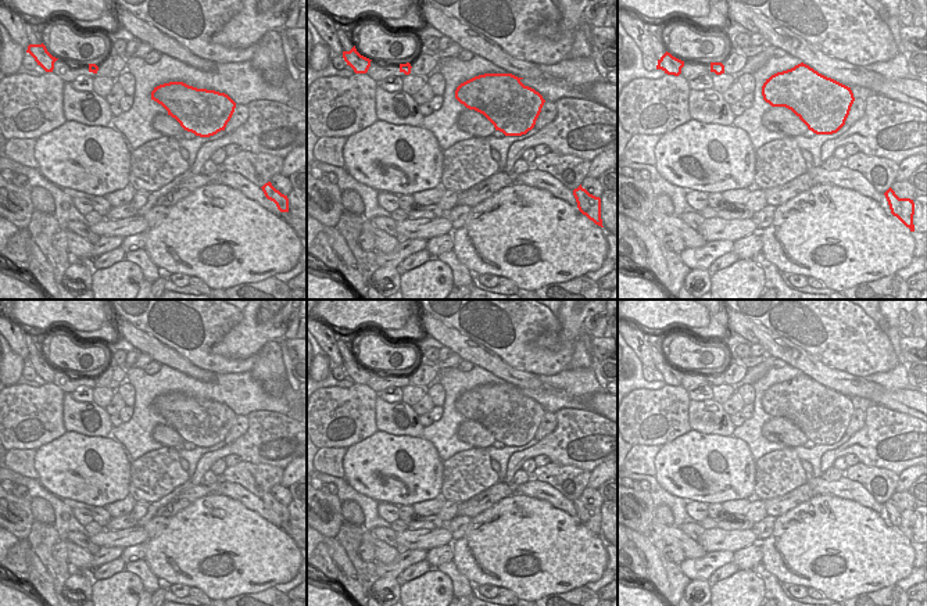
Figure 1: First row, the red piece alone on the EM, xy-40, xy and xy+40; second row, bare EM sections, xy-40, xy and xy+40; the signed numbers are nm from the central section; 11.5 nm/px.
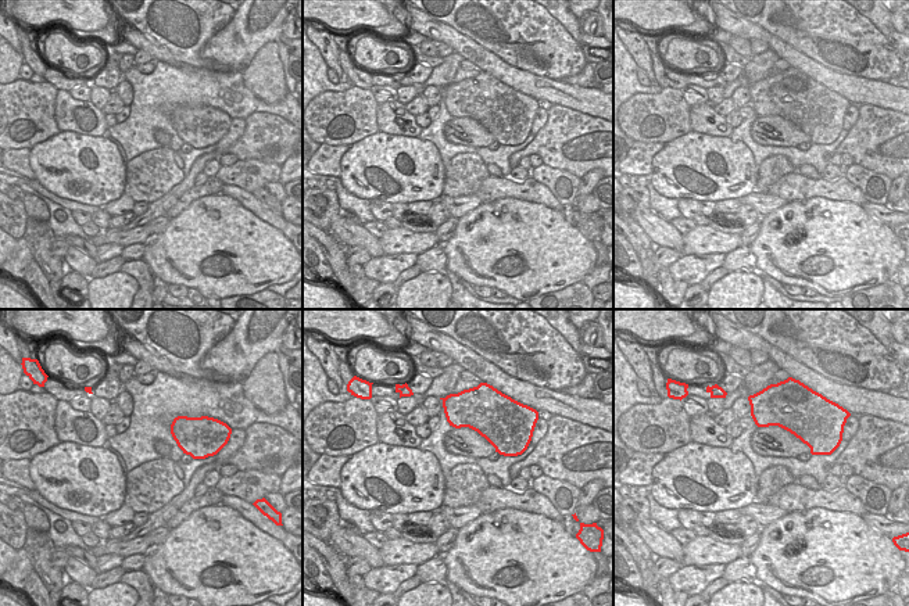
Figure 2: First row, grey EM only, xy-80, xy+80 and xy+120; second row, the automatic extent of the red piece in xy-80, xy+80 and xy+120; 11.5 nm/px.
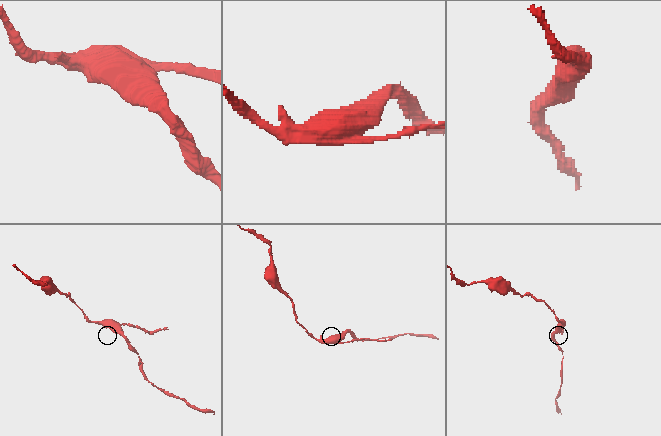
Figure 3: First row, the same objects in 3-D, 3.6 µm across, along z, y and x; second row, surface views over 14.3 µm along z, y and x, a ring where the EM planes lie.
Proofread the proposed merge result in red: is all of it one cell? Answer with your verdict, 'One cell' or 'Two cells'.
Two cells

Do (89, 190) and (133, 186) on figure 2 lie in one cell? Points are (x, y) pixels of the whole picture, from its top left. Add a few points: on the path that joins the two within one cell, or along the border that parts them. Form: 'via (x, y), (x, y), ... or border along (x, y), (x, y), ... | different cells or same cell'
border along (126, 162), (126, 179), (122, 192) | different cells

